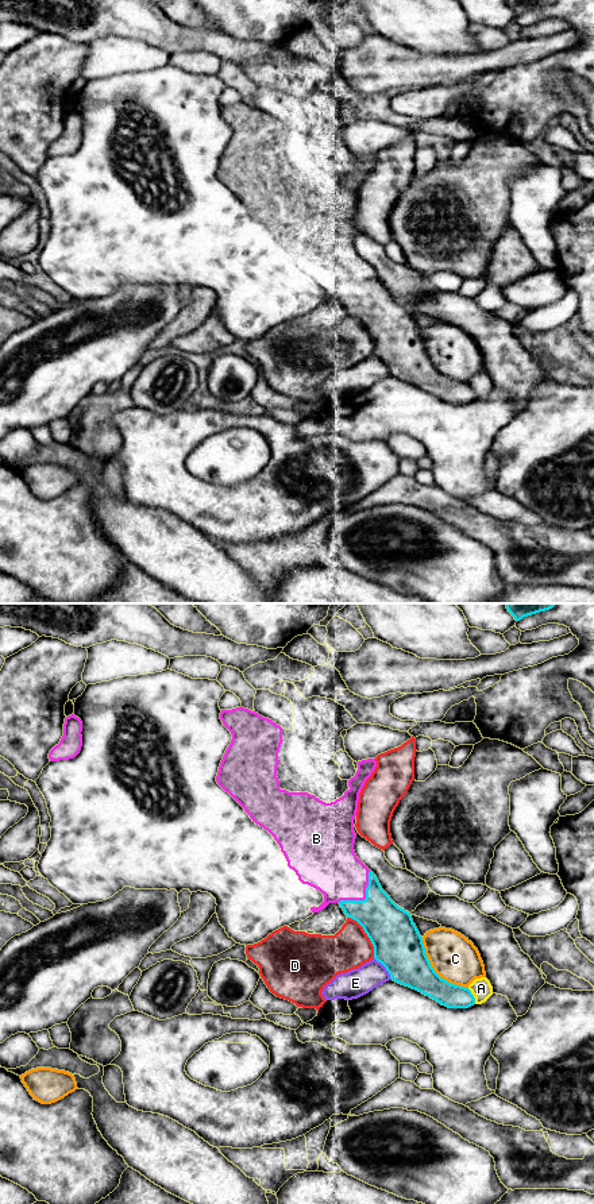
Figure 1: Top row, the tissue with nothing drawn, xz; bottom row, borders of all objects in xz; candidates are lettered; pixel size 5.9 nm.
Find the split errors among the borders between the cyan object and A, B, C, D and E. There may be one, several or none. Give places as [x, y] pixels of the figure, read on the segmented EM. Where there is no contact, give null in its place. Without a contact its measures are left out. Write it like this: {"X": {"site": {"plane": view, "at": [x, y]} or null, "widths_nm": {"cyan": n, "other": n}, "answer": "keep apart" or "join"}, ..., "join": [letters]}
{"A": {"site": {"plane": "xz", "at": [473, 996]}, "widths_nm": {"cyan": 140, "other": 120}, "answer": "keep apart"}, "B": {"site": {"plane": "xz", "at": [366, 898]}, "widths_nm": {"cyan": 280, "other": 300}, "answer": "join"}, "C": {"site": {"plane": "xz", "at": [434, 971]}, "widths_nm": {"cyan": 280, "other": 280}, "answer": "keep apart"}, "D": {"site": {"plane": "xz", "at": [367, 936]}, "widths_nm": {"cyan": 300, "other": 240}, "answer": "keep apart"}, "E": {"site": {"plane": "xz", "at": [385, 967]}, "widths_nm": {"cyan": 300, "other": 160}, "answer": "keep apart"}, "join": ["B"]}

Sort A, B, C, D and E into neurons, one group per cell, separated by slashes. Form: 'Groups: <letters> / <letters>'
Groups: A / B / C / D / E

